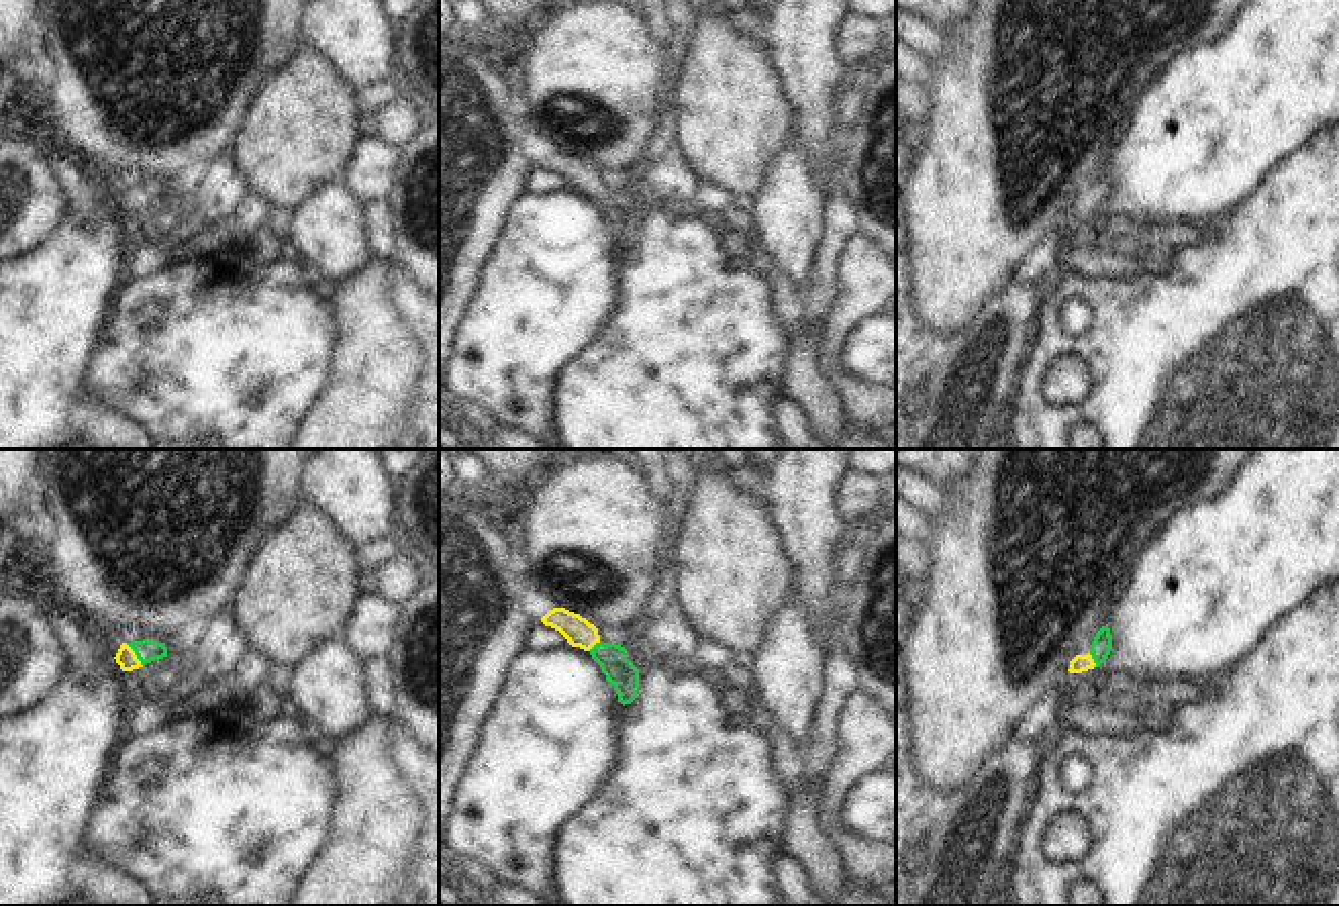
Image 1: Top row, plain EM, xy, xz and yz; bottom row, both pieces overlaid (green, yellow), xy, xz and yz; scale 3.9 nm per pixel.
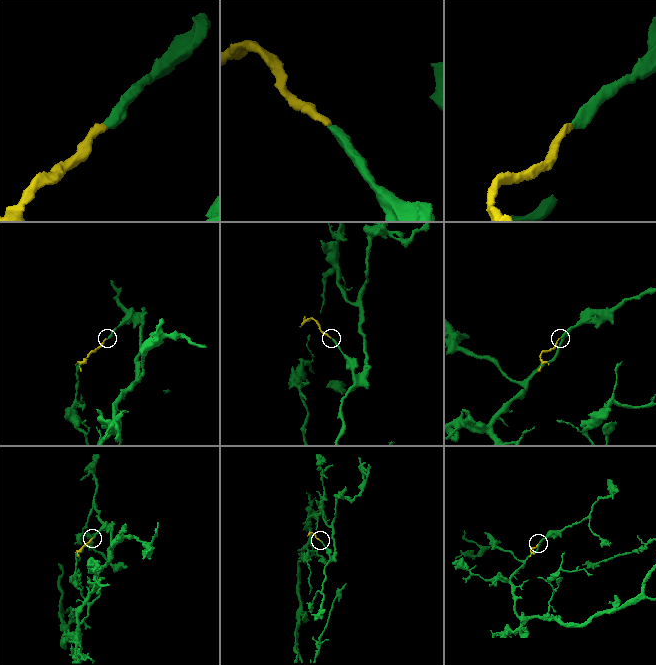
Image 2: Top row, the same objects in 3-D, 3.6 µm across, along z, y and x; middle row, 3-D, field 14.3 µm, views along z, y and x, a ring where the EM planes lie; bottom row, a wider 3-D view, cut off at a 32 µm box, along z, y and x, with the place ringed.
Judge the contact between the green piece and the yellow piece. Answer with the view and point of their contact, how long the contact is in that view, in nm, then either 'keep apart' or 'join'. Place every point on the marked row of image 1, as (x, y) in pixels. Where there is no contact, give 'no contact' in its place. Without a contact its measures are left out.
xy (135, 653) | 120 nm | join

